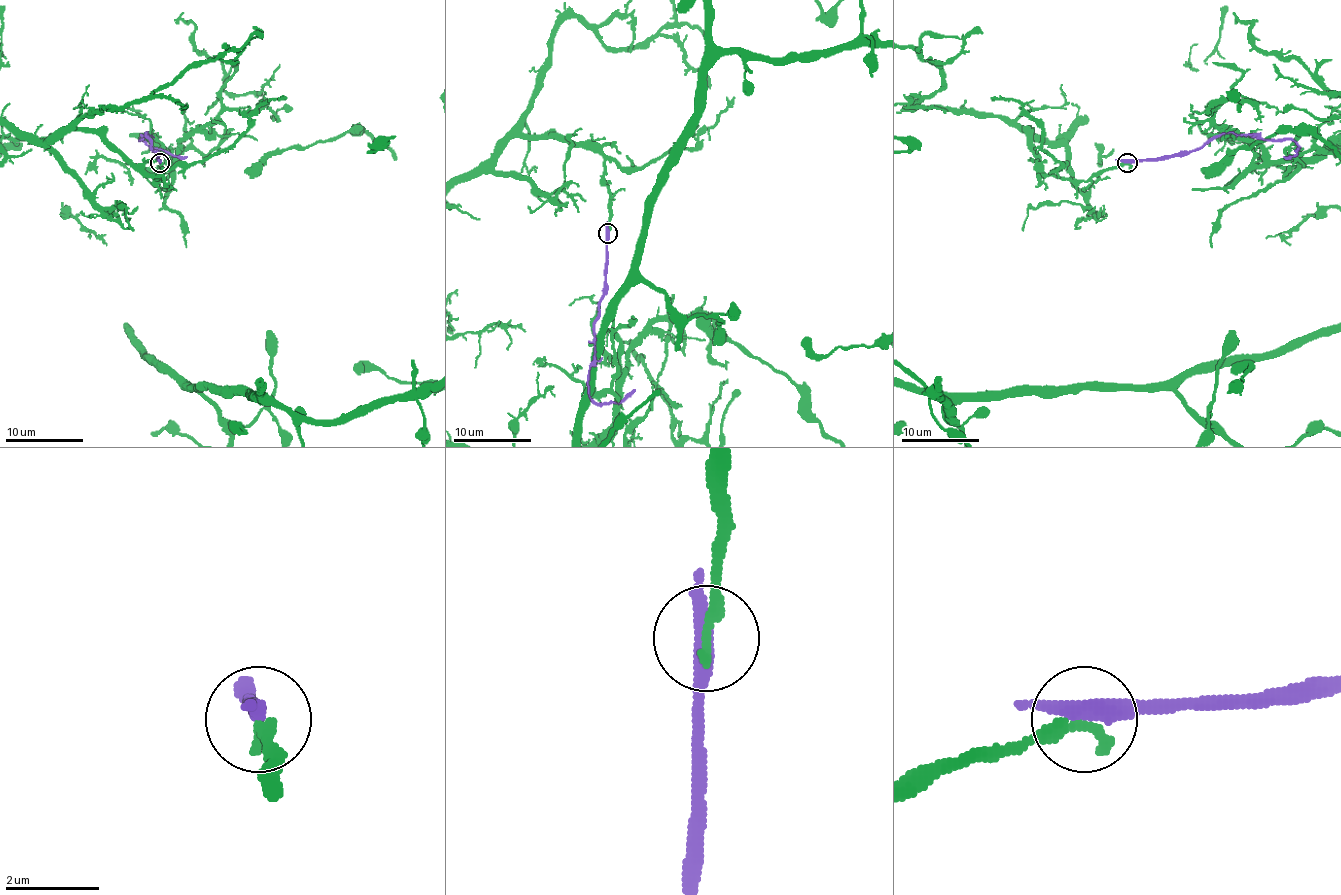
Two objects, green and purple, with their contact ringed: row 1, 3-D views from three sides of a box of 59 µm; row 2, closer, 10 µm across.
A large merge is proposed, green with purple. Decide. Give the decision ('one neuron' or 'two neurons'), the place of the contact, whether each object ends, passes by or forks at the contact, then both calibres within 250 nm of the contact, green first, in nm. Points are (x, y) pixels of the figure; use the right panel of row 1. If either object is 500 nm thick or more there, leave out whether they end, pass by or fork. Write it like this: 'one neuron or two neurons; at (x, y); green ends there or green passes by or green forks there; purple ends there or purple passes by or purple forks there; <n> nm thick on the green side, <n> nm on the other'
two neurons; at (1127, 162); green ends there; purple passes by; 320 nm thick on the green side, 340 nm on the other

